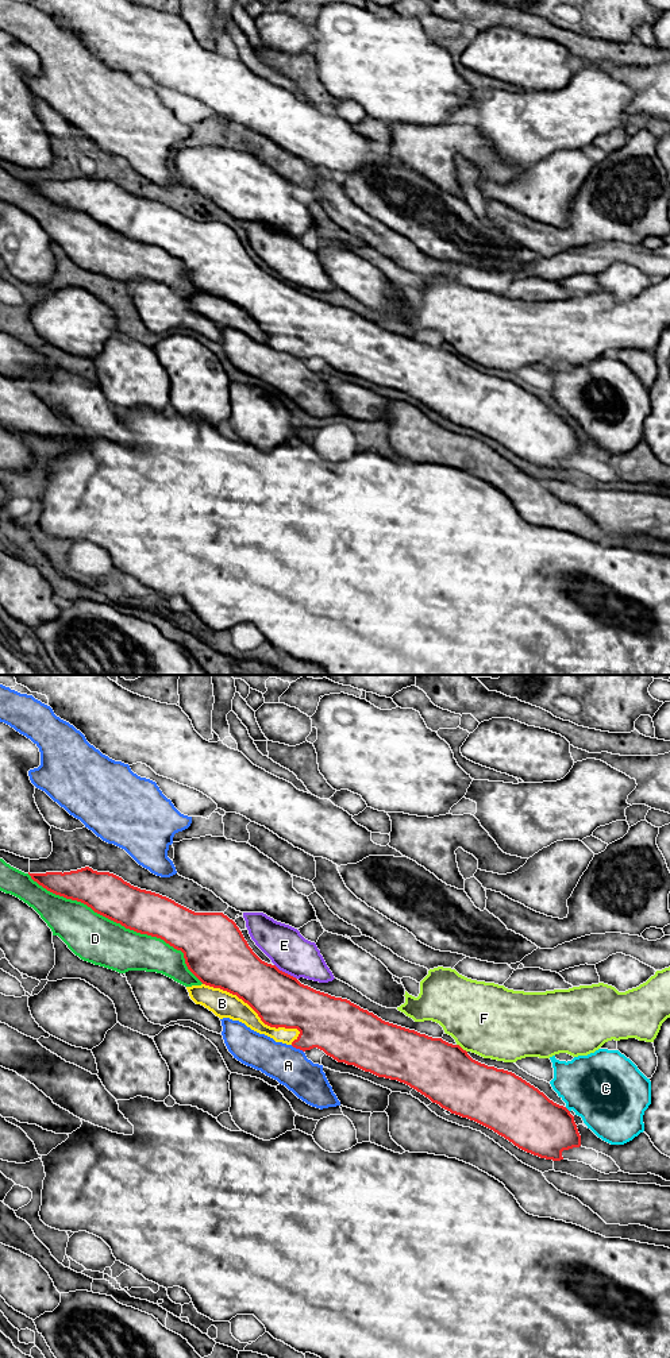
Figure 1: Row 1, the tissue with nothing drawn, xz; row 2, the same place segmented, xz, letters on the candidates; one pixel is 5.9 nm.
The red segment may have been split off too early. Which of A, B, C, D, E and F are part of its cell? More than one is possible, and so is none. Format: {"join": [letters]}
{"join": ["B"]}

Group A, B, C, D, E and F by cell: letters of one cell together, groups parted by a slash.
A / B / C / D / E / F

